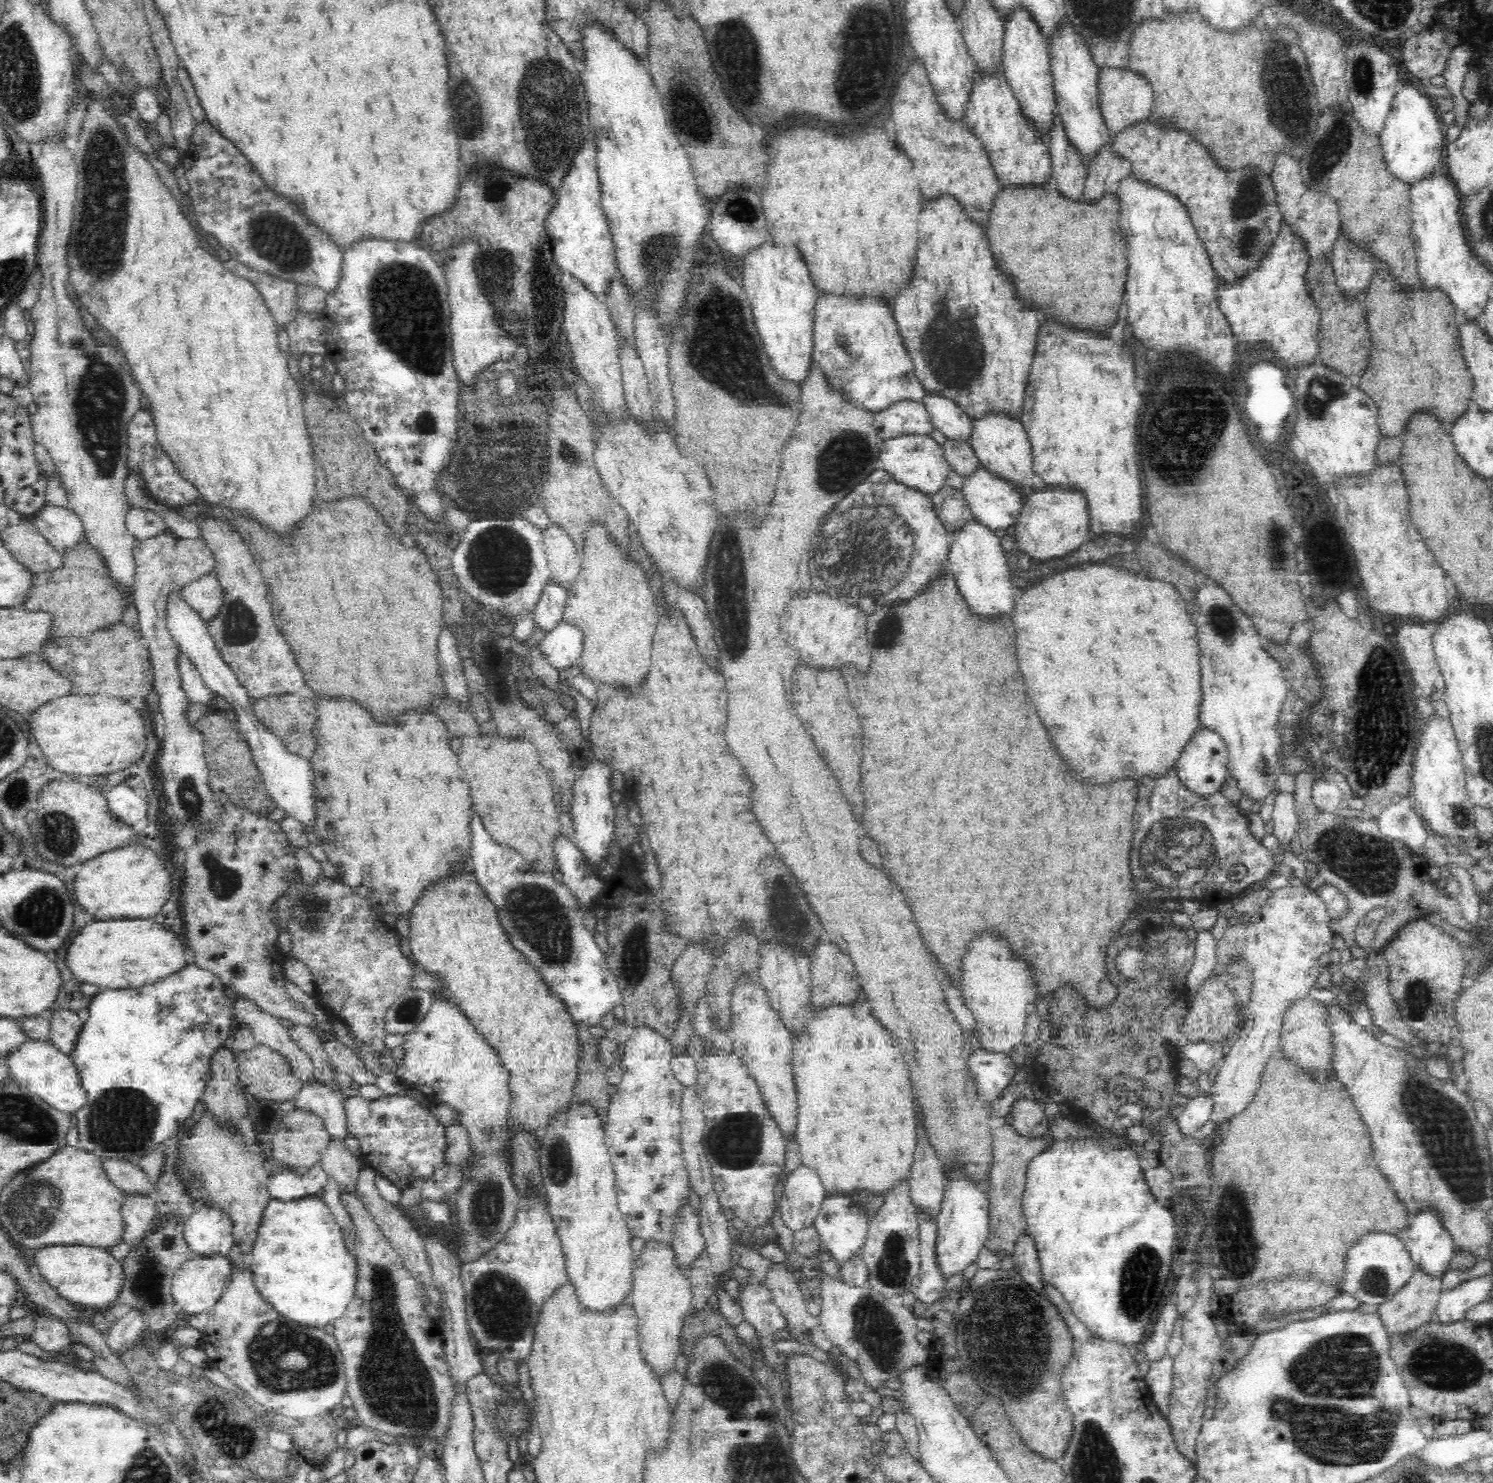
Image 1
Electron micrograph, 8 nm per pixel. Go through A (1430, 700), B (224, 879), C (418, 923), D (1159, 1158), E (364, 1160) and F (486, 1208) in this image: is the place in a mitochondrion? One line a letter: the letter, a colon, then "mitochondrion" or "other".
A: other
B: mitochondrion
C: other
D: other
E: other
F: mitochondrion

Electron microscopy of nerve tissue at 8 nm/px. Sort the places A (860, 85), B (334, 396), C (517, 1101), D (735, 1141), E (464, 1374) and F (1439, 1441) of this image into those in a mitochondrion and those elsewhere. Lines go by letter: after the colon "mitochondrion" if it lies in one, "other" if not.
A: mitochondrion
B: other
C: other
D: mitochondrion
E: other
F: other

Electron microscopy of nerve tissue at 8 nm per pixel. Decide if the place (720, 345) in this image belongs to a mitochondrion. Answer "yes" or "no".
yes

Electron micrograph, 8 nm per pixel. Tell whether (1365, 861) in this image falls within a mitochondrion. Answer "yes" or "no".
yes

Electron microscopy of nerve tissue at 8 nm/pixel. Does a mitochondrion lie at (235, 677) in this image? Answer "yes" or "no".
no

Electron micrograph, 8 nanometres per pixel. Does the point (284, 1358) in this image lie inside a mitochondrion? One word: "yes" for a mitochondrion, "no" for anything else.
yes

